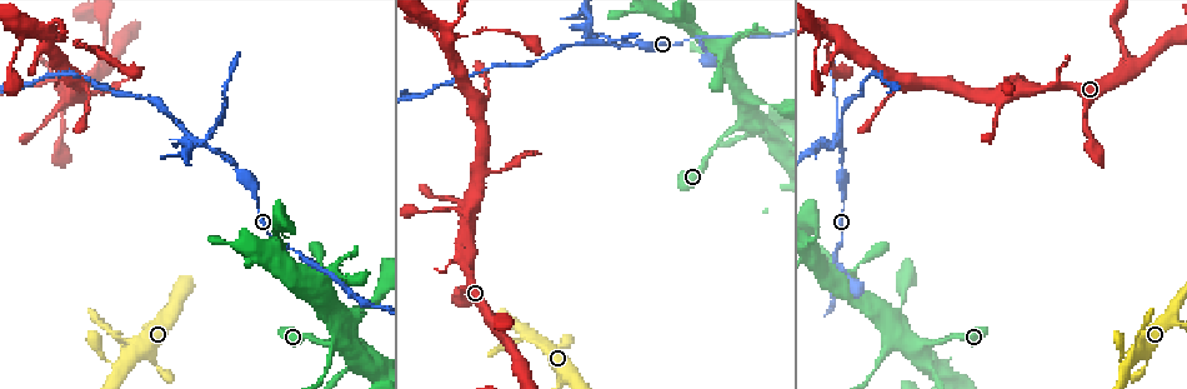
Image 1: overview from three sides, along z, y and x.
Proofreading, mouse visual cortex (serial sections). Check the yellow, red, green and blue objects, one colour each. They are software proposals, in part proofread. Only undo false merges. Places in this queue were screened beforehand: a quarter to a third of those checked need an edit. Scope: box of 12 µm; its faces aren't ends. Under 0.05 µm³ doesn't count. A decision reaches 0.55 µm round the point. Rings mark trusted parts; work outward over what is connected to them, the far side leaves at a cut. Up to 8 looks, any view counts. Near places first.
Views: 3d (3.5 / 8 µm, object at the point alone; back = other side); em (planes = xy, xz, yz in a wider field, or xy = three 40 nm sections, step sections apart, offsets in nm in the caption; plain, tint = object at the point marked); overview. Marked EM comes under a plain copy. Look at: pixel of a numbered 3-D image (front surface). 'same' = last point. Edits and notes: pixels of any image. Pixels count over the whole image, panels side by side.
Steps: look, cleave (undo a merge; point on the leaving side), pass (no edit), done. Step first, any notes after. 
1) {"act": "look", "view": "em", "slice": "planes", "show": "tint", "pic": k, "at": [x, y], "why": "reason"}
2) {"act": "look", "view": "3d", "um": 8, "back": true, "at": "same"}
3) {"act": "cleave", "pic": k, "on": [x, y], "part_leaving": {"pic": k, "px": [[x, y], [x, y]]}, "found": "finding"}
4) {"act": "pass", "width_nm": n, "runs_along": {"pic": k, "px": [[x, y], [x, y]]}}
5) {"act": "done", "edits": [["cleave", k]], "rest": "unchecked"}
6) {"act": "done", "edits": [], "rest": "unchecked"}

{"act": "look", "view": "3d", "um": 3.5, "pic": 1, "at": [99, 75], "why": "thick turns thin"}

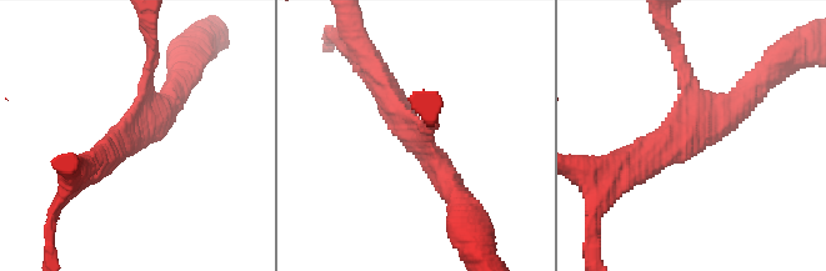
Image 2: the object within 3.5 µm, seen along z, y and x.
{"act": "look", "view": "em", "slice": "xy", "step": 3, "show": "tint", "pic": 2, "at": [139, 133], "arms": 3, "arm_widths_nm": [150, 350, 350], "why": "need the tissue"}

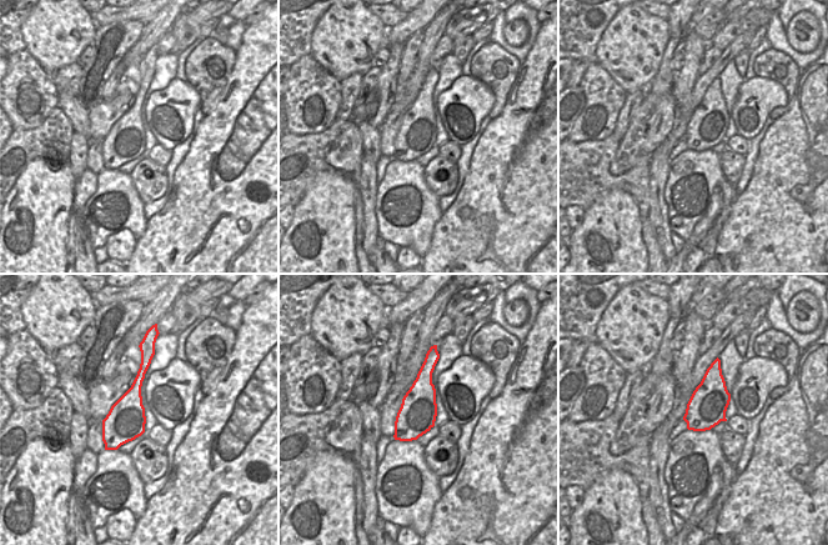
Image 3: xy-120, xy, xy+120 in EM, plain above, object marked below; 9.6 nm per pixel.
{"act": "look", "view": "em", "slice": "xy", "step": 2, "show": "tint", "at": "same"}

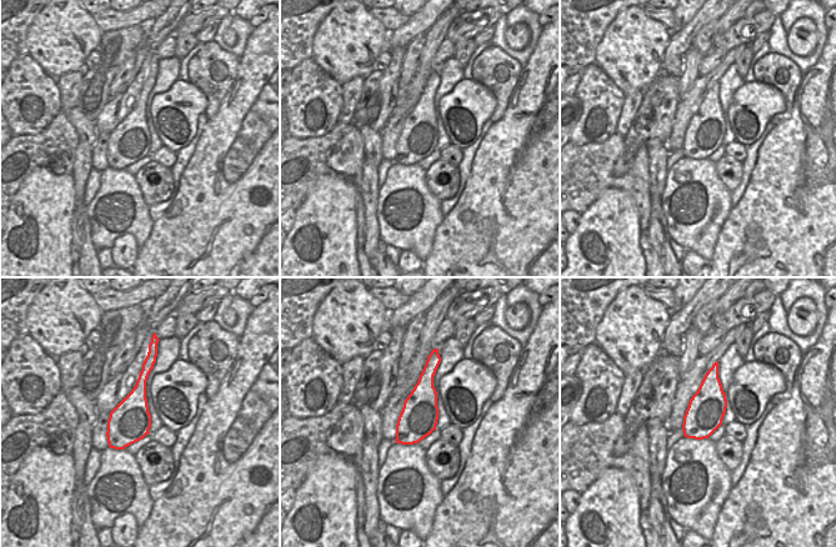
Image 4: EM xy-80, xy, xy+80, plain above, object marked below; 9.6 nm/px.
{"act": "pass", "runs_along": {"pic": 2, "px": [[641, 162], [707, 133], [756, 83]]}, "found": "one cell here"}

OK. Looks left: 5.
{"act": "look", "view": "3d", "um": 3.5, "pic": 1, "at": [740, 121], "why": "four or more arms meet"}

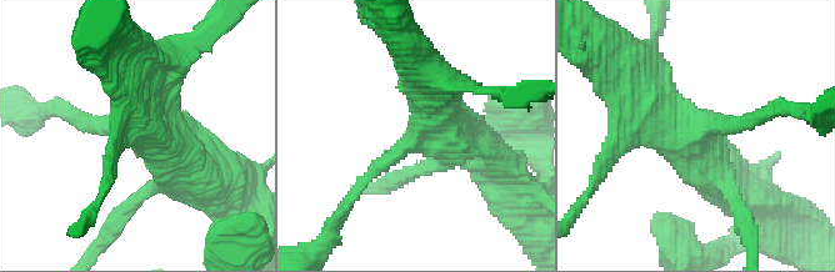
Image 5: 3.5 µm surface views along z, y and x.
{"act": "look", "view": "em", "slice": "xy", "step": 2, "show": "tint", "pic": 5, "at": [698, 132], "why": "now the EM"}

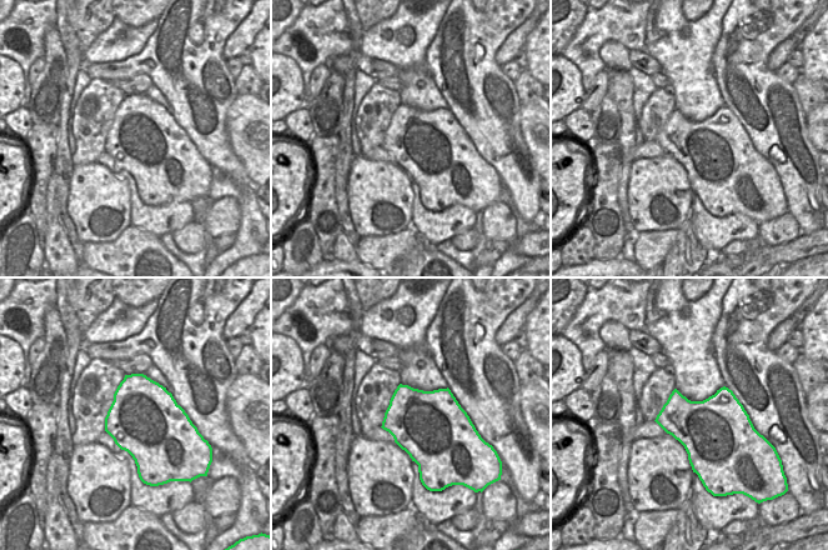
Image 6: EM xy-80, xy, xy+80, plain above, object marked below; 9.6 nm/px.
{"act": "pass", "arm_widths_nm": [150, 300, 400, 450], "runs_along": {"pic": 5, "px": [[738, 121], [684, 134], [633, 72]]}, "found": "one cell here"}

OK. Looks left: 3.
{"act": "look", "view": "3d", "um": 8, "pic": 1, "at": [699, 37], "why": "arms part here"}

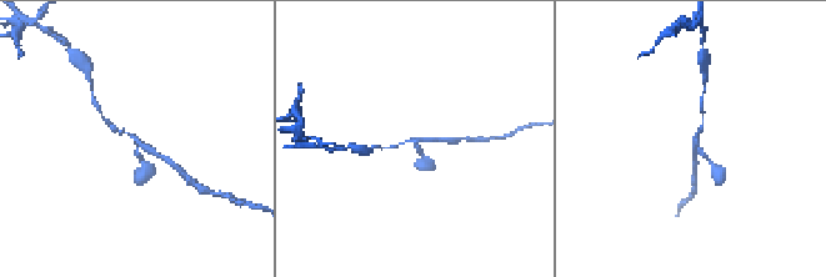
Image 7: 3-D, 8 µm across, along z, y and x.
{"act": "look", "view": "em", "slice": "xy", "step": 3, "show": "tint", "pic": 7, "at": [137, 140], "why": "now the EM"}

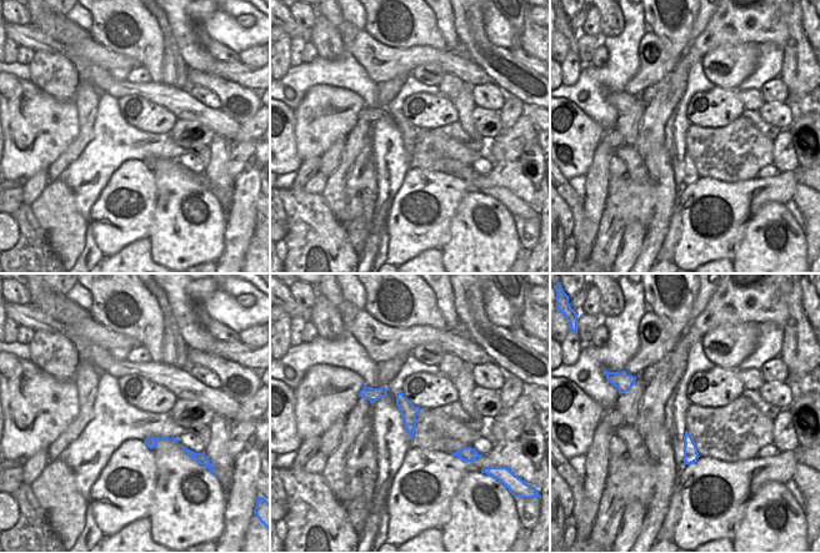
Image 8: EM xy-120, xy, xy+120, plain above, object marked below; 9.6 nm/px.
{"act": "pass", "width_nm": 150, "runs_along": {"pic": 7, "px": [[106, 121], [136, 140], [145, 169]]}, "found": "all the same cell"}

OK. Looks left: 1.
{"act": "done", "edits": [], "rest": "unchecked"}

